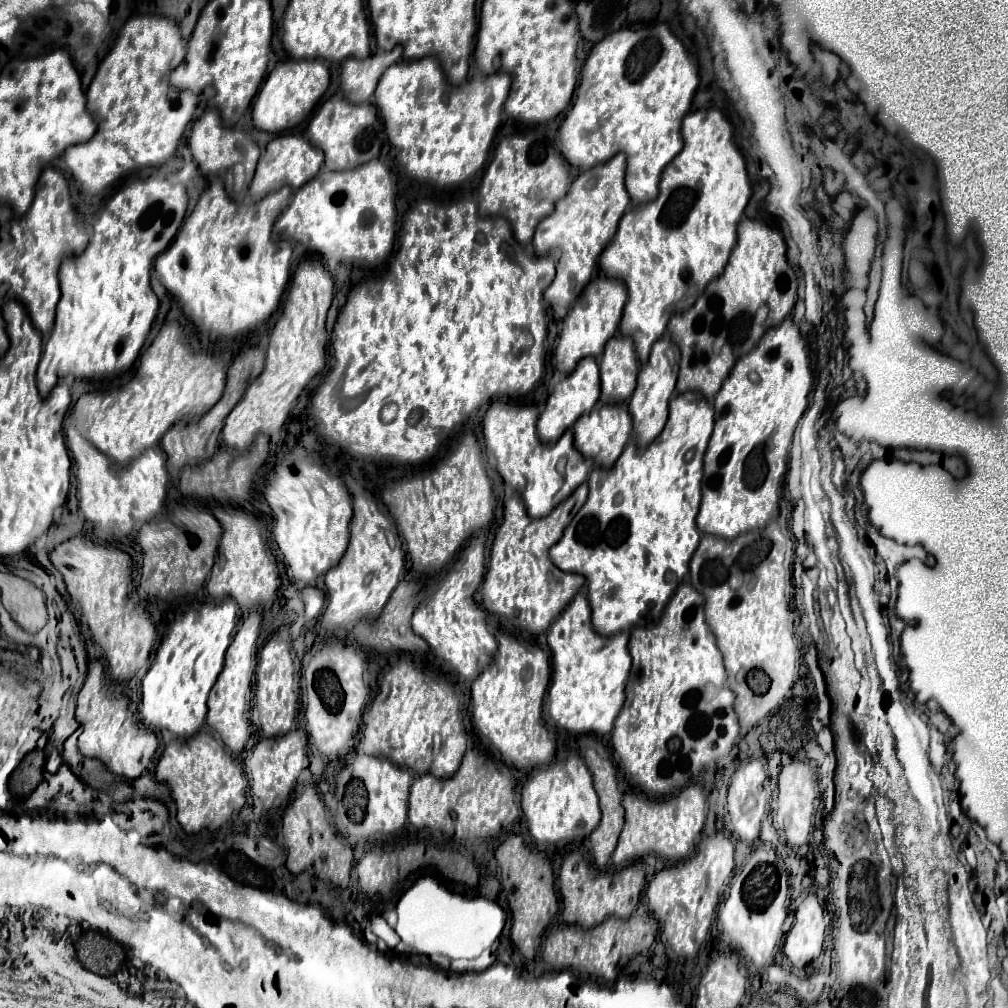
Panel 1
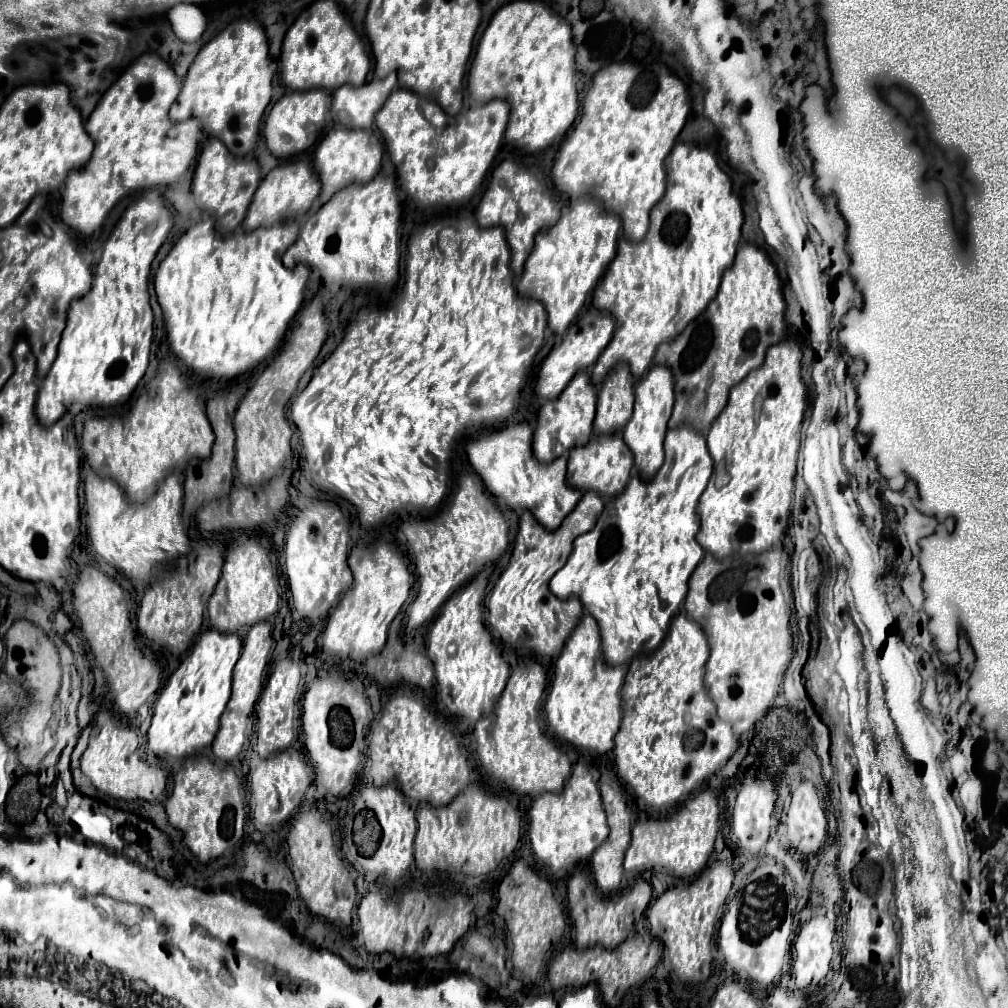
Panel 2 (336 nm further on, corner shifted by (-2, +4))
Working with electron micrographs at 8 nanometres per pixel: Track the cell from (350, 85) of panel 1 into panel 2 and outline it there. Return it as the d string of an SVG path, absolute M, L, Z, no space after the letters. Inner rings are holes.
M396 72L388 74L382 80L374 78L362 86L344 84L334 90L332 116L338 124L346 124L346 128L370 128L374 124L374 114L394 88Z

